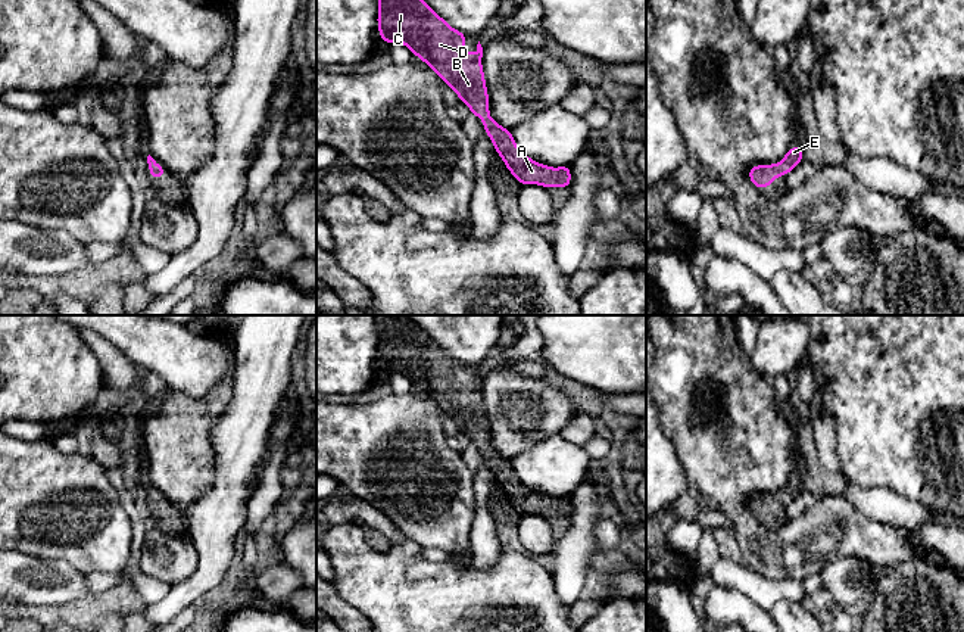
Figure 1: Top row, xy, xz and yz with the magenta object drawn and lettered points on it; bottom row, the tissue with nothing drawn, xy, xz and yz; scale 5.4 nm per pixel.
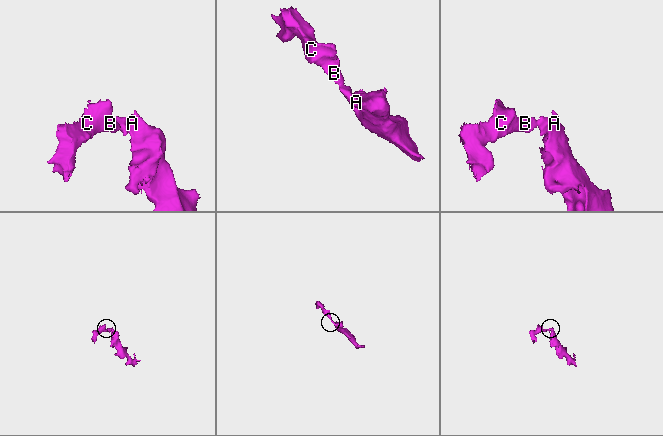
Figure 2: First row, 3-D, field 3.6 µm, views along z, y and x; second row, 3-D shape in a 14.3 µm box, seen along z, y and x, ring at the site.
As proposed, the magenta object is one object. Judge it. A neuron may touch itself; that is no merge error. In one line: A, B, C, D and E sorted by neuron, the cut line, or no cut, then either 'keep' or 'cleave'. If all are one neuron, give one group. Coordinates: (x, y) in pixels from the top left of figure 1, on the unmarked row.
groups A B C D E; cut none; keep

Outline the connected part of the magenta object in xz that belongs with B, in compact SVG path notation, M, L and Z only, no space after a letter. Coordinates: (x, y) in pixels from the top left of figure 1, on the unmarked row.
M375 315L377 329L378 329L378 346L377 346L377 355L380 361L380 370L383 373L402 373L409 377L412 385L419 387L422 392L428 395L431 401L434 401L440 410L447 414L450 418L455 420L459 430L465 433L471 443L478 446L483 451L483 457L486 464L490 467L496 483L503 489L505 496L512 502L512 507L522 516L525 514L539 514L546 519L552 517L564 517L570 519L571 516L571 496L558 496L550 498L545 494L539 494L533 491L531 488L525 486L517 476L517 473L512 468L512 461L509 458L500 457L495 449L489 446L490 438L489 438L489 421L486 417L486 408L484 401L481 396L481 387L483 387L483 377L478 371L477 382L475 383L464 383L461 379L465 376L468 365L462 364L461 361L452 358L447 355L447 352L439 346L431 336L424 331L418 324L415 324L412 320L409 320L406 315Z

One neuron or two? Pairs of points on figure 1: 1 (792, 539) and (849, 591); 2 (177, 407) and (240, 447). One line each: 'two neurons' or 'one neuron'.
1: two neurons
2: two neurons

